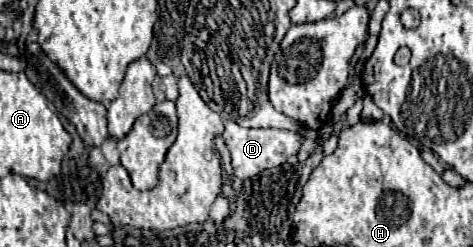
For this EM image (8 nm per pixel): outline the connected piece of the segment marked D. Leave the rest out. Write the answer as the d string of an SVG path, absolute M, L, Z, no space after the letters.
M226 121L226 129L224 129L224 143L230 151L232 157L232 167L238 179L250 179L254 175L258 175L264 169L272 169L276 165L286 163L286 159L290 155L296 155L304 137L312 137L316 139L314 131L282 131L282 129L244 129L240 125L236 125L234 121Z

